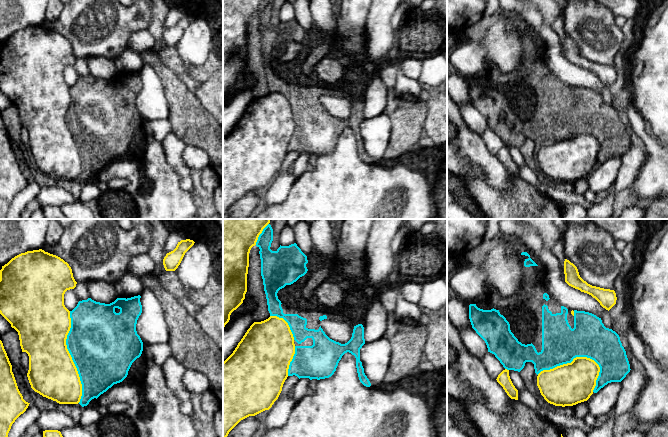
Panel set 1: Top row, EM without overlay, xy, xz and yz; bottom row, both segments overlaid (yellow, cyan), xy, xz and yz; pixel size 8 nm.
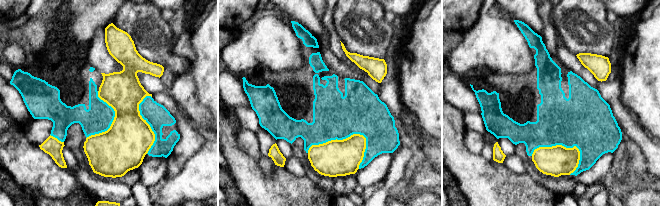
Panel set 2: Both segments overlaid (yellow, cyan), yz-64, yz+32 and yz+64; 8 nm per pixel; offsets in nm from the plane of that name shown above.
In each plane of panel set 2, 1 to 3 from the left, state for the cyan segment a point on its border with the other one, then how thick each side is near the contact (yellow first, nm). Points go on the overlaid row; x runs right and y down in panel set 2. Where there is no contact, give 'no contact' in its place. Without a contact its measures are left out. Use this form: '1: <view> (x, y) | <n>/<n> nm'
1: yz-64 (147, 123) | 360/190 nm
2: yz+32 (336, 139) | 300/360 nm
3: yz+64 (554, 146) | 240/380 nm

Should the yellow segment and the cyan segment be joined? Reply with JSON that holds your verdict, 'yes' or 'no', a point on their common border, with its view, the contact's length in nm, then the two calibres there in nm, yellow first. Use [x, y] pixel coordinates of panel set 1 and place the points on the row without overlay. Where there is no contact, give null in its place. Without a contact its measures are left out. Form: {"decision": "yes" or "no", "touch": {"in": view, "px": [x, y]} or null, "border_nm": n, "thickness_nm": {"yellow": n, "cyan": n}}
{"decision": "no", "touch": {"in": "xy", "px": [71, 133]}, "border_nm": 750, "thickness_nm": {"yellow": 380, "cyan": 500}}

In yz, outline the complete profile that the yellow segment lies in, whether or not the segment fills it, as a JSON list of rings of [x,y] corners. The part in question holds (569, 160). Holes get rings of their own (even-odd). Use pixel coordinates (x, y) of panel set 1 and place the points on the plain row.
[[[576,133],[571,139],[541,147],[537,152],[537,162],[548,179],[573,182],[590,174],[599,148],[600,143],[594,136]]]

